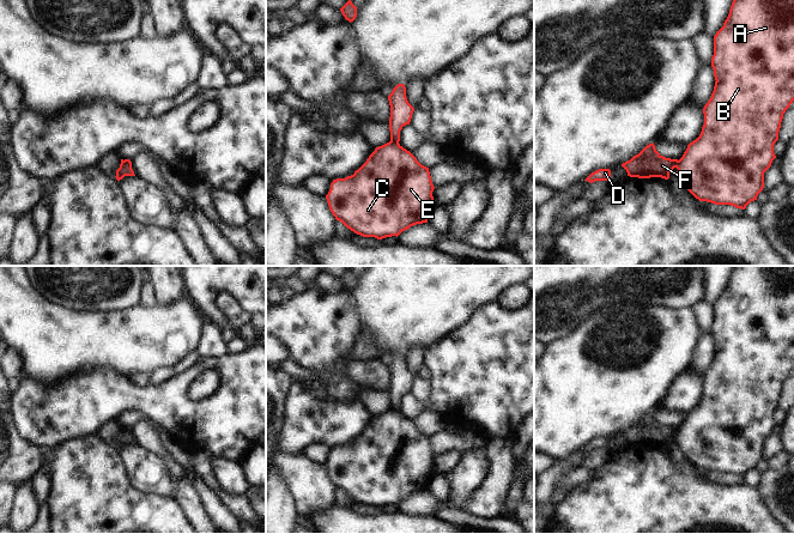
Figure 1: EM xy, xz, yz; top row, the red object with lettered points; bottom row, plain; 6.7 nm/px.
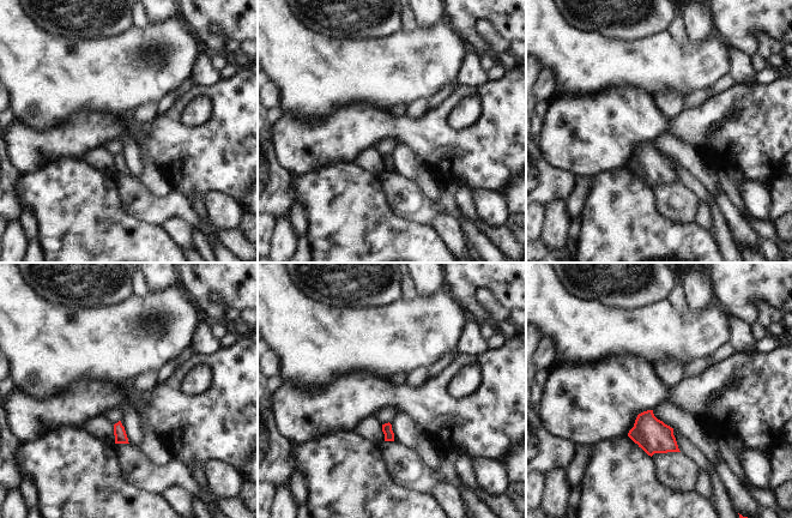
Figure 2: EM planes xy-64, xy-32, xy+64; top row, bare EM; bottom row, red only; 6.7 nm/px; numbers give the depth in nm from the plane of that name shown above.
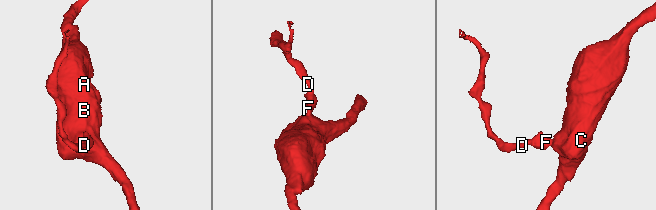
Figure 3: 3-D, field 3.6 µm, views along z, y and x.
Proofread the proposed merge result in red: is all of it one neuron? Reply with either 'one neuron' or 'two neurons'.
two neurons

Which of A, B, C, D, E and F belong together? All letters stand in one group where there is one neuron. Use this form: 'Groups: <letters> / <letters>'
Groups: A B C E / D F.

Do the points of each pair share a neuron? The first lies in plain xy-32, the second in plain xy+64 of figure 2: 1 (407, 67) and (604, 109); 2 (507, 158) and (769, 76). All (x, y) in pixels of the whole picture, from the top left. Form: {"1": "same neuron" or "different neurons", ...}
{"1": "different neurons", "2": "different neurons"}

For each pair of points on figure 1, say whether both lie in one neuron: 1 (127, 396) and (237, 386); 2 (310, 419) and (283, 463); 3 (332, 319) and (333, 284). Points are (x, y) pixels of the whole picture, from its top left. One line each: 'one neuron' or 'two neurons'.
1: one neuron
2: two neurons
3: two neurons

